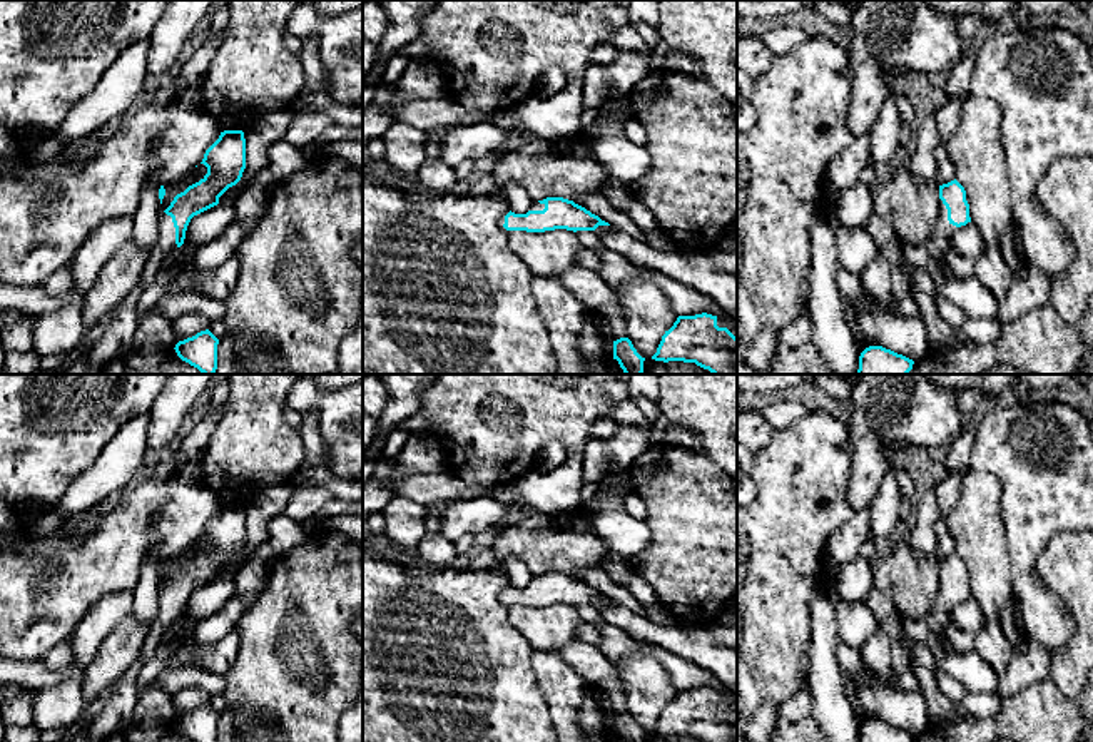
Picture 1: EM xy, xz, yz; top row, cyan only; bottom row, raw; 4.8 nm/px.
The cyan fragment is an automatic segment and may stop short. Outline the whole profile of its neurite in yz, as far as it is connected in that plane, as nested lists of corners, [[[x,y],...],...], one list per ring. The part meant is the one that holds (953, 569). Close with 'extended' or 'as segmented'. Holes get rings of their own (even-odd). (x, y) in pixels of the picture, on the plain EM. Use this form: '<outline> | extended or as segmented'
[[[954,553],[939,560],[939,590],[928,613],[928,628],[931,643],[944,648],[944,628],[949,623],[949,612],[971,597],[969,578],[964,562]]] | extended

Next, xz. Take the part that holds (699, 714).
[[[679,690],[665,705],[655,735],[695,737],[700,742],[737,742],[737,692]]] | extended

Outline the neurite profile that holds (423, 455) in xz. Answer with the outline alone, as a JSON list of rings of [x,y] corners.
[[[413,431],[404,448],[393,458],[393,475],[440,475],[448,471],[448,455],[428,431]]]

